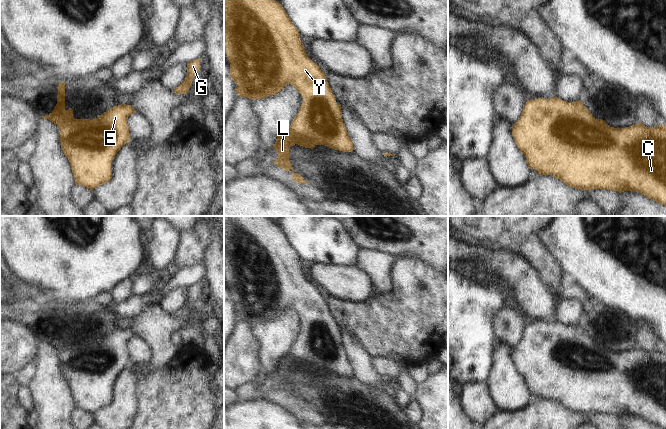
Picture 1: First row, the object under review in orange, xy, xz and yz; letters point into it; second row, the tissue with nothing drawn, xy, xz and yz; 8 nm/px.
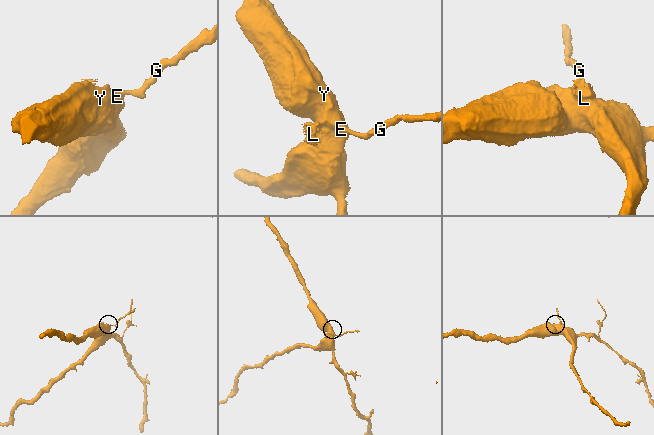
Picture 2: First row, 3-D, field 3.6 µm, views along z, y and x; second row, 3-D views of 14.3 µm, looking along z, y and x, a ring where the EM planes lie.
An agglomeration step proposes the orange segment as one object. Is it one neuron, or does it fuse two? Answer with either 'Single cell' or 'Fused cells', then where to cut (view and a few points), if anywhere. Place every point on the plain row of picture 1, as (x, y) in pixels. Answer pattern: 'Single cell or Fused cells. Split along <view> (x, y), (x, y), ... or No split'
Single cell. No split

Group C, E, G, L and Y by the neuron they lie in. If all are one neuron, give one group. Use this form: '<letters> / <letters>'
C E G L Y

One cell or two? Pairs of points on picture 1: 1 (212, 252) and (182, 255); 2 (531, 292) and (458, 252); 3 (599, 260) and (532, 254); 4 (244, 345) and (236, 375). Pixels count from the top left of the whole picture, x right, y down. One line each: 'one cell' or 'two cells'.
1: two cells
2: one cell
3: two cells
4: one cell

